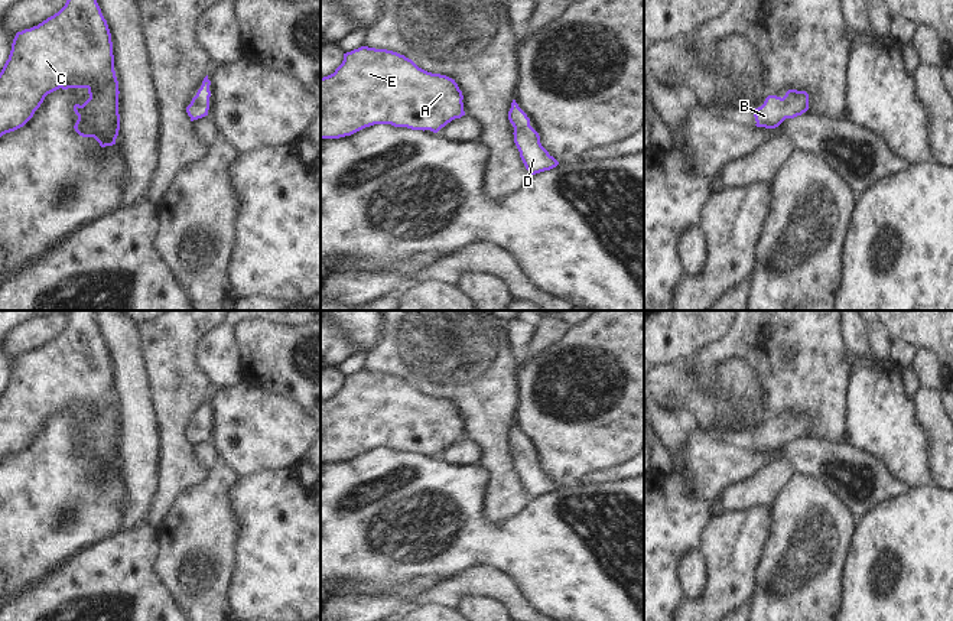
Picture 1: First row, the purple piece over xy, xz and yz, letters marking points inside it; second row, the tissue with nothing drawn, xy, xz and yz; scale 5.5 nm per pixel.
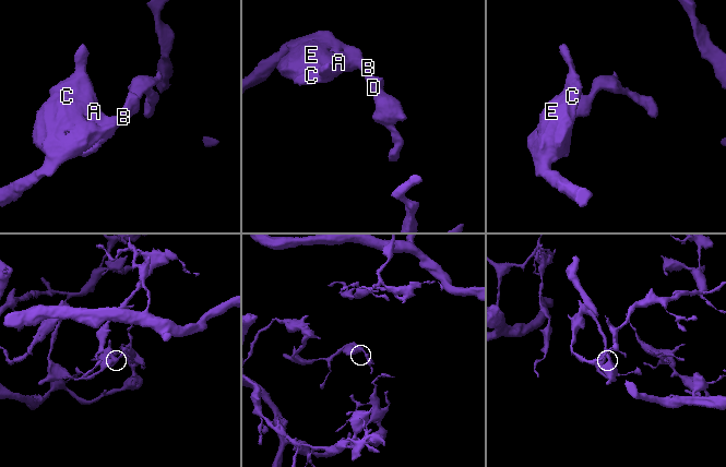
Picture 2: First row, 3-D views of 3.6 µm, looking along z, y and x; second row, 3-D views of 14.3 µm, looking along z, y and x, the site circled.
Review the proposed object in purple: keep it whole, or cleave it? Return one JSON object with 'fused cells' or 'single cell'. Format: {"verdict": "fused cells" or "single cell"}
{"verdict": "single cell"}

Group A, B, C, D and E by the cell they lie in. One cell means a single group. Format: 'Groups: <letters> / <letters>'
Groups: A B C D E.

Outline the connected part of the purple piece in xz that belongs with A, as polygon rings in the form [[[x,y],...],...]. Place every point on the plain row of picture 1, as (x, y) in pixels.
[[[361,370],[344,377],[335,396],[321,401],[321,462],[351,459],[374,448],[438,456],[465,439],[462,423],[455,403],[427,396],[397,375]]]

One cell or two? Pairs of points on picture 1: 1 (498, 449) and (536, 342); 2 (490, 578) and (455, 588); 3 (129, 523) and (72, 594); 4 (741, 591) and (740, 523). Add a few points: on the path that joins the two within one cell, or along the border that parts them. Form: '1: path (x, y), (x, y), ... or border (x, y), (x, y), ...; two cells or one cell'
1: border (527, 345), (529, 357); two cells
2: path (481, 579), (464, 582); one cell
3: border (148, 523), (117, 535); two cells
4: path (740, 574), (740, 540); one cell

